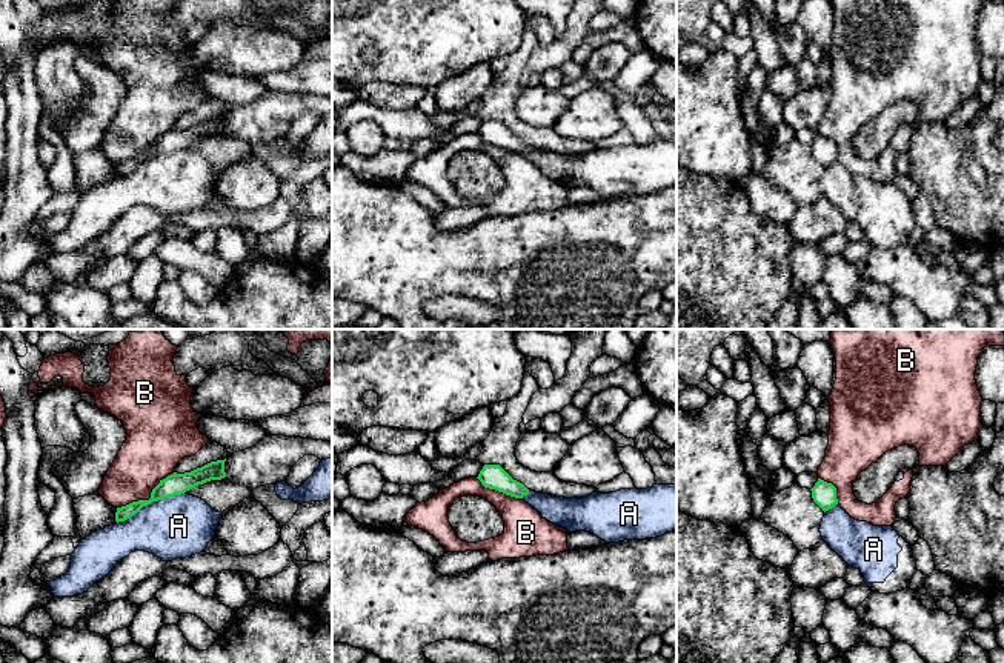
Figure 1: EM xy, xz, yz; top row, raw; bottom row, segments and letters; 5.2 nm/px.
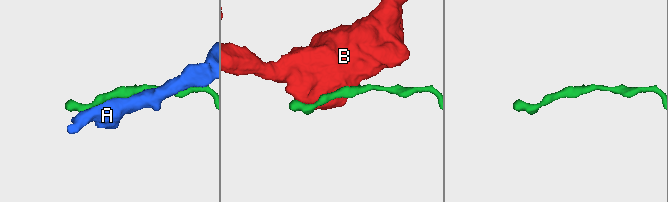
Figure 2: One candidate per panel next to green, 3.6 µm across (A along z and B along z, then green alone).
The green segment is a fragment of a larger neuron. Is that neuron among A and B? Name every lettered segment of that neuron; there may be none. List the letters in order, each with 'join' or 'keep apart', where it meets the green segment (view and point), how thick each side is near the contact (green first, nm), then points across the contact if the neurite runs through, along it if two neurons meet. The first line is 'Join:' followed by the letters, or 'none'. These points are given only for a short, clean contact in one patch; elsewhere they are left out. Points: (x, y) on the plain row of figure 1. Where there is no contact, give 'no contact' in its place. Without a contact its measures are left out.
Join: B
A: keep apart | xy (151, 157) | 110/320 nm
B: join | xy (149, 154) | 110/300 nm

